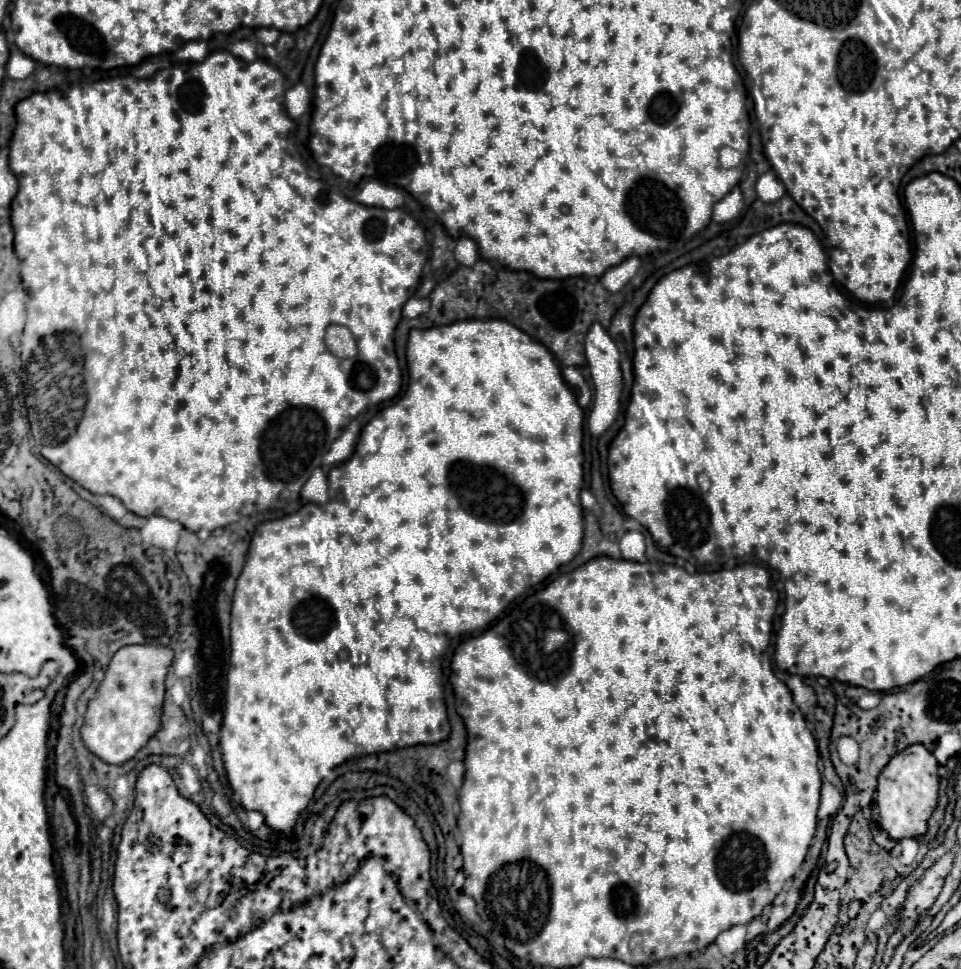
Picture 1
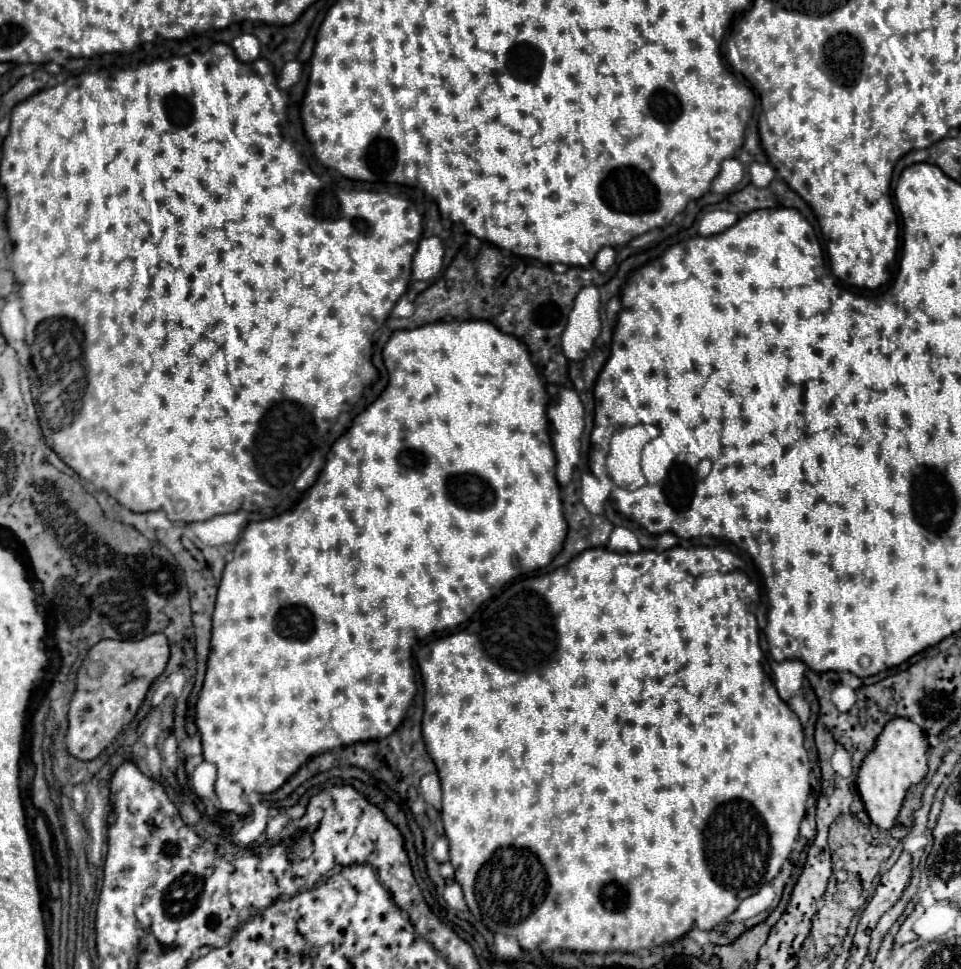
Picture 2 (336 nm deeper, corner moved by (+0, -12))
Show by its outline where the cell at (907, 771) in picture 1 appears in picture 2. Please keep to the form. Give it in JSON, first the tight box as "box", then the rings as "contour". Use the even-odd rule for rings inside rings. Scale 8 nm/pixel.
{"box":[856,718,928,830],"contour":[[[892,718],[884,730],[878,734],[874,748],[866,754],[866,758],[860,764],[858,778],[856,778],[856,788],[858,794],[864,802],[864,810],[868,812],[870,820],[874,826],[888,830],[894,826],[894,820],[900,812],[902,800],[906,796],[906,790],[912,784],[918,784],[926,772],[928,772],[928,740],[914,724],[912,720],[906,718]]]}

